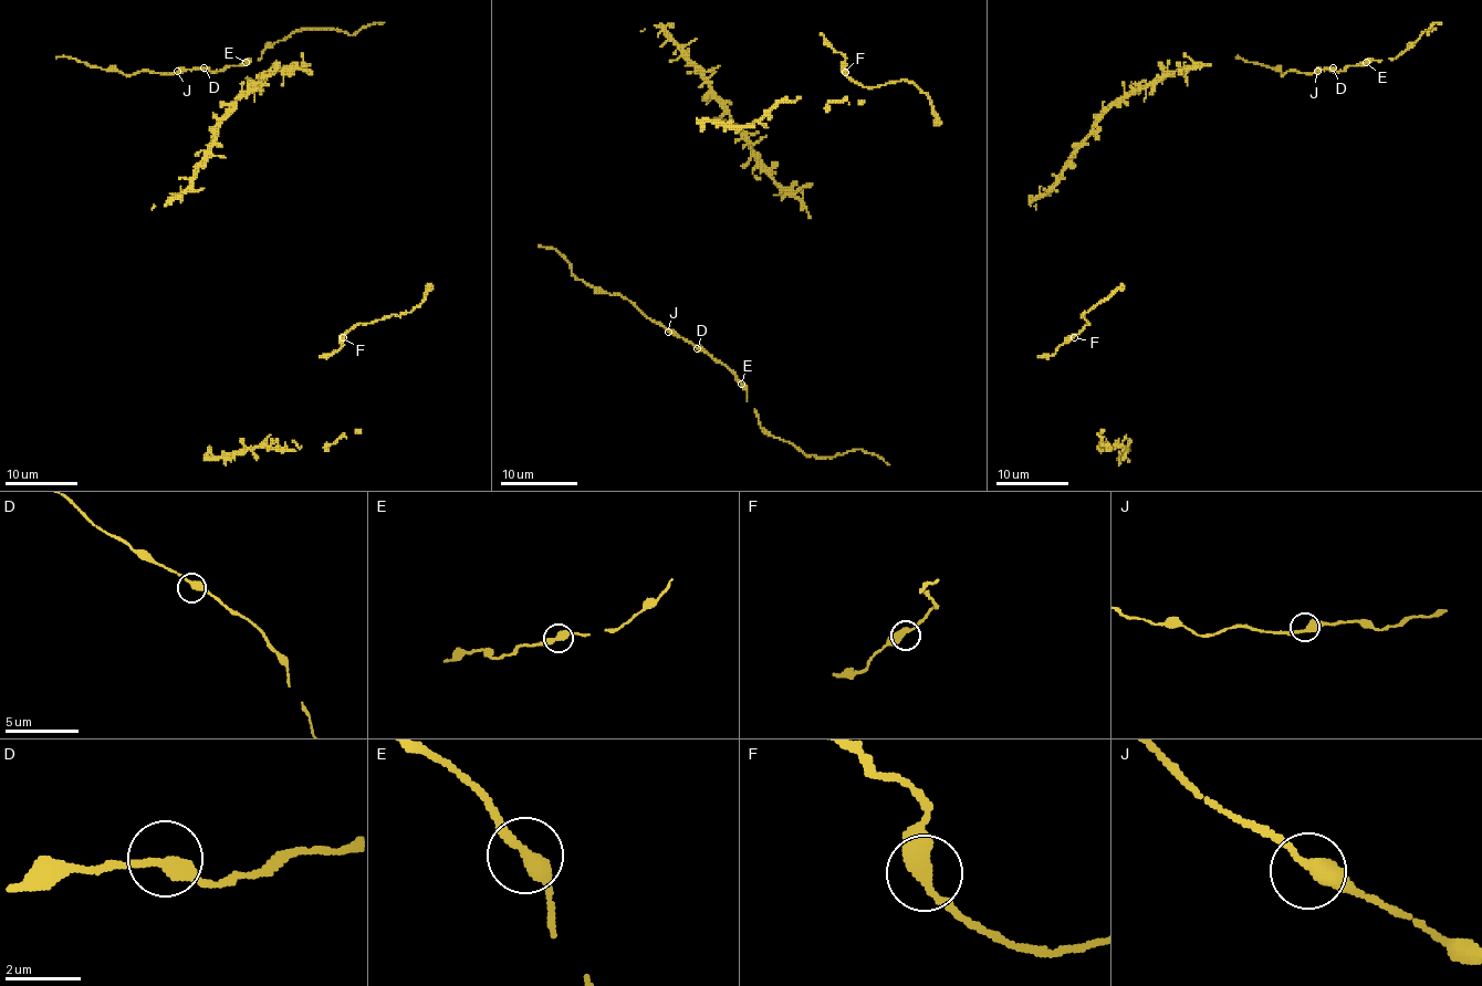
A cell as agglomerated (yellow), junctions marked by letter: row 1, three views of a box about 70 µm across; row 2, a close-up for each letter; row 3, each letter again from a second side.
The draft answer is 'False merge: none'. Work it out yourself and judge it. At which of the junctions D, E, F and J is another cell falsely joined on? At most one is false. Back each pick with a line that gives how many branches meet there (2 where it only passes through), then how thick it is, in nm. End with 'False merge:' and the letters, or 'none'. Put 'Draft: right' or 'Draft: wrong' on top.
Draft: right
False merge: none

